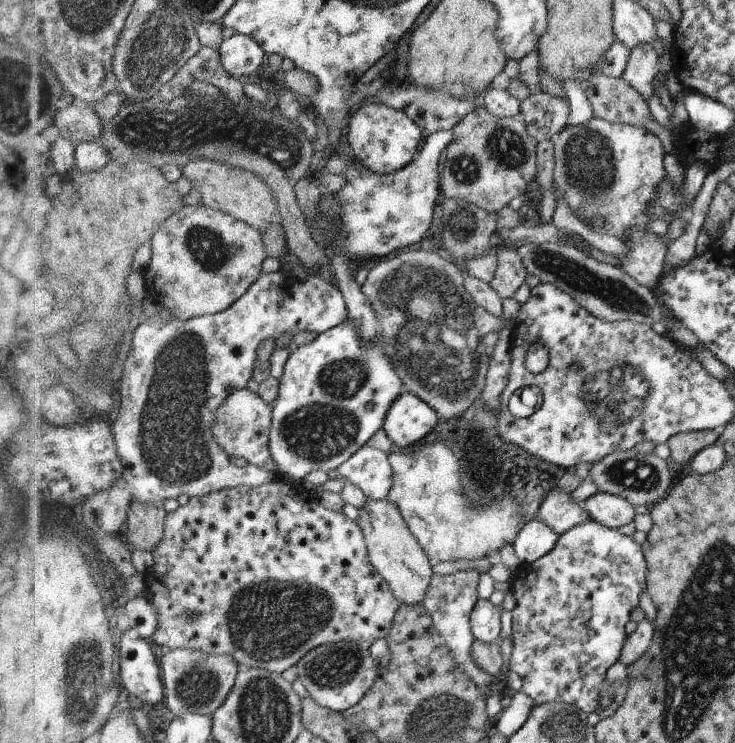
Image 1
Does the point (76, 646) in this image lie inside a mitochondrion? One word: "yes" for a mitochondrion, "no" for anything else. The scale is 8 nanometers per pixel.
yes

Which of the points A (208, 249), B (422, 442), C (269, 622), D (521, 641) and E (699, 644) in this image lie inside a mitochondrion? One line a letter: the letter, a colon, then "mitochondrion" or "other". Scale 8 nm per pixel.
A: mitochondrion
B: other
C: mitochondrion
D: other
E: mitochondrion

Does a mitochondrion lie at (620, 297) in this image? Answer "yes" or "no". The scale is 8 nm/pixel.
yes

